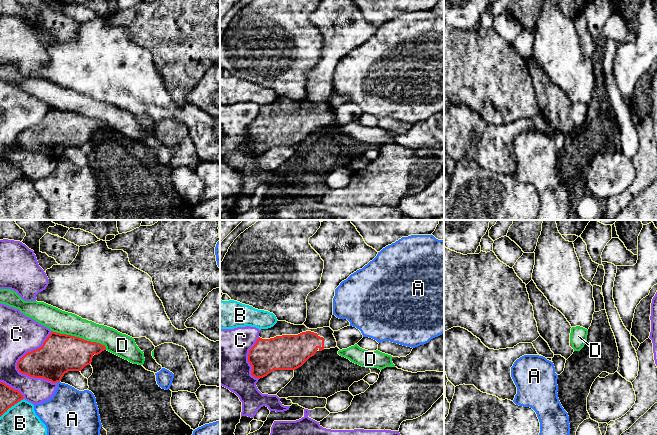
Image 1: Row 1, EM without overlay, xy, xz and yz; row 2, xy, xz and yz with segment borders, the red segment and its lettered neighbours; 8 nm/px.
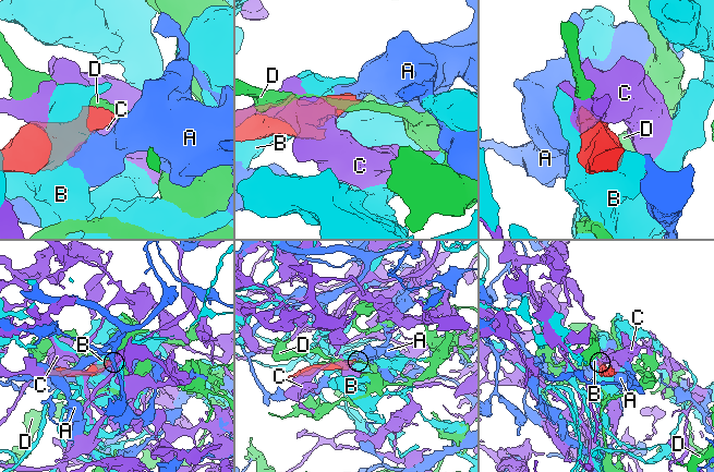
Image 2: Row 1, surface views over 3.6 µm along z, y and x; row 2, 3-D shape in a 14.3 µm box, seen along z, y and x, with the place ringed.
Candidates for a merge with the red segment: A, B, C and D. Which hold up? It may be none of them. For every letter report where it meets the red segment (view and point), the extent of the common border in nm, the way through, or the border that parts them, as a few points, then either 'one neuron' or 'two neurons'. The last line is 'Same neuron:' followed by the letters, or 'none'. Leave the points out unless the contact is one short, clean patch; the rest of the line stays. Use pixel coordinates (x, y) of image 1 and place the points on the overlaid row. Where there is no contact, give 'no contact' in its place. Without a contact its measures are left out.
A: meets red in xy at (57, 381); contact 40 nm long; two neurons
B: meets red in xy at (11, 406); contact 240 nm long; two neurons
C: meets red in xy at (31, 351); contact 440 nm long; two neurons
D: meets red in xy at (80, 338); contact 460 nm long; two neurons
Same neuron: none

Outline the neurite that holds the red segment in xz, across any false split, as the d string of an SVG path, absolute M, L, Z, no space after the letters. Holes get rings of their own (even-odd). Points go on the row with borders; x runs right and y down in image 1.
M286 321L261 329L255 345L249 350L251 375L263 378L275 370L295 370L317 351L337 347L330 327L309 329Z

